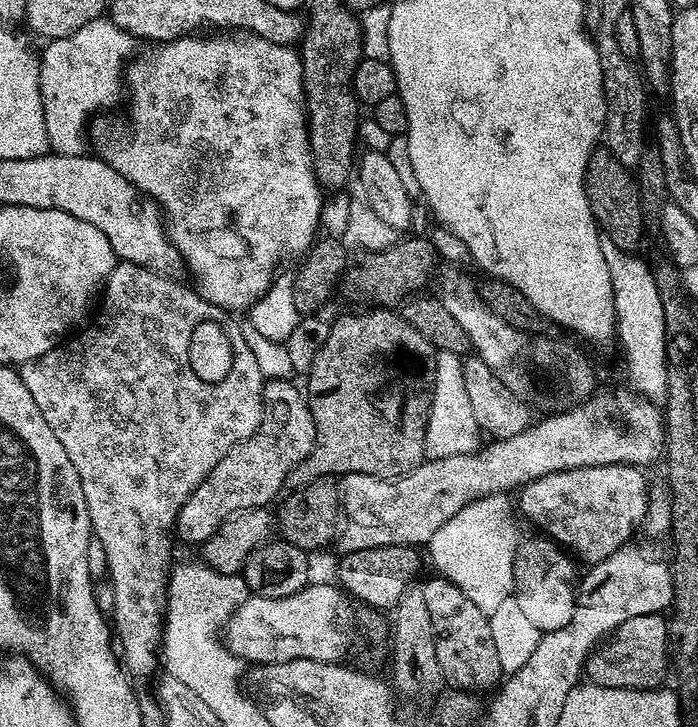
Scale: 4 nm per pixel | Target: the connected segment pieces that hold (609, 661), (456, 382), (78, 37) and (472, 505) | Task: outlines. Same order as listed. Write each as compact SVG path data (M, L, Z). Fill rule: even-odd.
M651 612L619 624L588 657L583 675L587 683L603 688L658 688L665 683L668 668L670 672L668 621L661 613Z
M437 351L436 365L432 371L432 415L426 422L424 455L427 459L450 458L454 454L466 454L482 444L482 433L472 418L470 394L466 394L464 360L458 353Z
M101 18L98 20L91 20L86 22L86 26L82 26L82 30L74 30L74 34L70 34L66 38L58 38L57 40L49 40L43 46L44 53L39 53L38 59L40 62L40 93L42 94L42 110L46 118L46 134L48 135L49 149L57 156L78 156L85 151L84 148L84 132L86 136L86 129L89 127L91 118L95 112L100 112L103 108L112 108L119 102L120 96L122 100L122 93L126 88L126 65L133 59L134 51L132 52L132 44L134 38L130 33L122 31L121 28L115 24L110 18Z
M495 494L492 496L484 496L480 501L471 500L470 503L465 506L464 509L458 510L458 514L454 514L452 518L448 522L446 522L434 535L430 541L430 549L432 548L432 564L433 569L438 570L439 575L446 576L448 580L454 582L458 586L458 590L462 590L463 592L467 592L471 595L472 601L474 602L474 606L478 606L479 608L485 610L492 610L492 607L495 606L496 600L500 600L504 596L504 592L506 594L511 593L513 591L513 583L512 583L512 555L514 545L517 543L518 535L516 536L516 532L512 529L512 512L514 516L514 508L512 508L508 504L504 504L505 497L500 494Z

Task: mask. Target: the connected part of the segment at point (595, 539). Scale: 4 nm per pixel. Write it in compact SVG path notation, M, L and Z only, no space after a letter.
M599 464L598 466L590 466L589 468L567 468L561 472L551 472L546 474L542 478L532 480L530 483L525 484L519 489L518 495L520 495L520 508L518 504L518 512L525 516L532 524L537 524L539 531L544 536L551 538L556 544L563 546L577 561L585 560L585 565L591 566L602 562L610 554L614 554L618 549L624 547L633 539L632 531L636 526L645 521L648 514L648 501L650 499L650 491L648 492L648 480L643 476L641 469L634 464Z

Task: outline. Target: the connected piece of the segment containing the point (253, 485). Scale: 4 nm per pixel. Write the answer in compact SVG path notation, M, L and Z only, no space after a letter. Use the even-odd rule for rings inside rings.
M272 378L264 386L264 420L260 429L252 435L249 440L243 440L235 444L210 470L210 474L192 492L190 498L180 507L180 517L176 520L175 535L185 540L188 544L202 546L220 528L221 523L227 516L232 516L238 510L247 508L262 508L271 505L271 500L276 495L281 495L280 487L283 489L288 483L290 470L294 470L310 454L310 450L316 441L316 427L314 418L308 409L308 401L305 393L300 392L292 385L293 381L288 378Z

